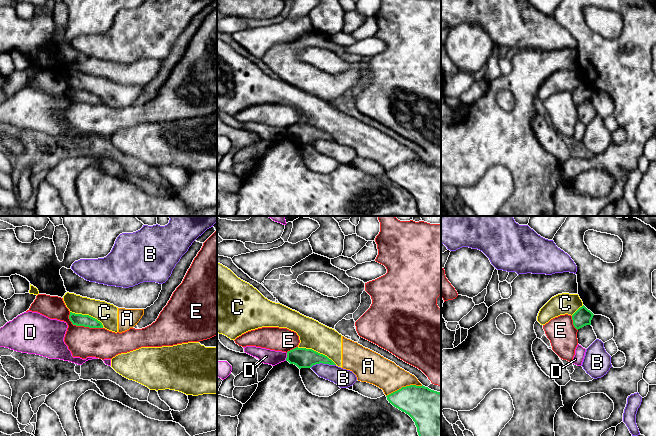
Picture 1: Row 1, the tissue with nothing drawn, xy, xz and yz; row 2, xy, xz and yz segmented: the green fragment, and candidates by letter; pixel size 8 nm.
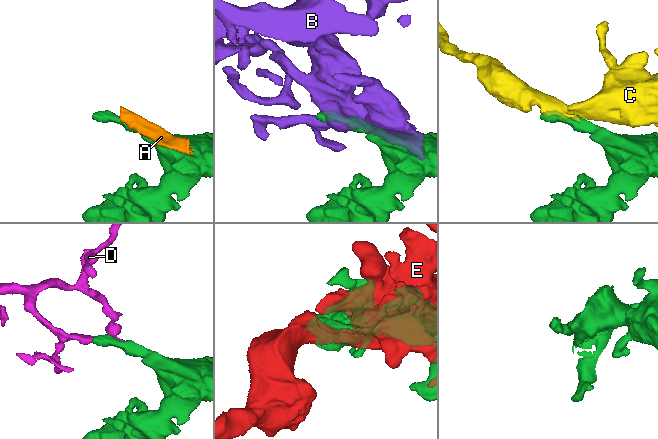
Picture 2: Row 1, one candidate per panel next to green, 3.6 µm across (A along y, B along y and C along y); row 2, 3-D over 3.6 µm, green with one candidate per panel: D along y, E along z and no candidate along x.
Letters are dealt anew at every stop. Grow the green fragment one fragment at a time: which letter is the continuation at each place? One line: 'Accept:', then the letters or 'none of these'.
Accept: none of these

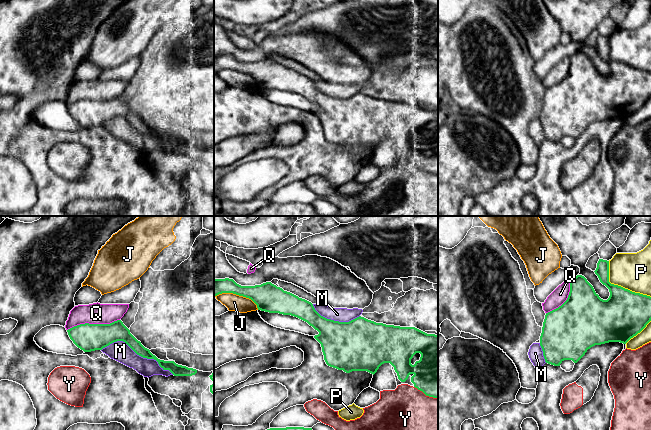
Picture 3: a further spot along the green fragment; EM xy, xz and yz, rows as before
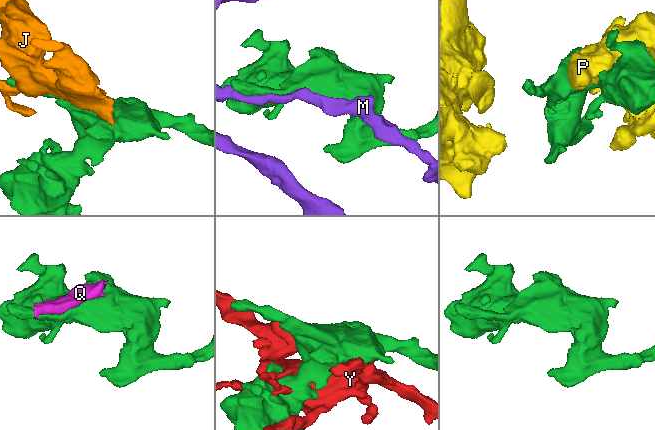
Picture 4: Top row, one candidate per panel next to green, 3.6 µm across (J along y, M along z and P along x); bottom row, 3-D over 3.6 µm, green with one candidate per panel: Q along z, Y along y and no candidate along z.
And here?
Accept: Y

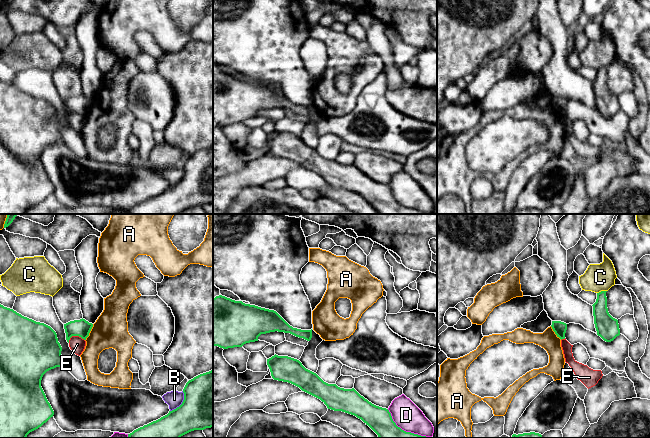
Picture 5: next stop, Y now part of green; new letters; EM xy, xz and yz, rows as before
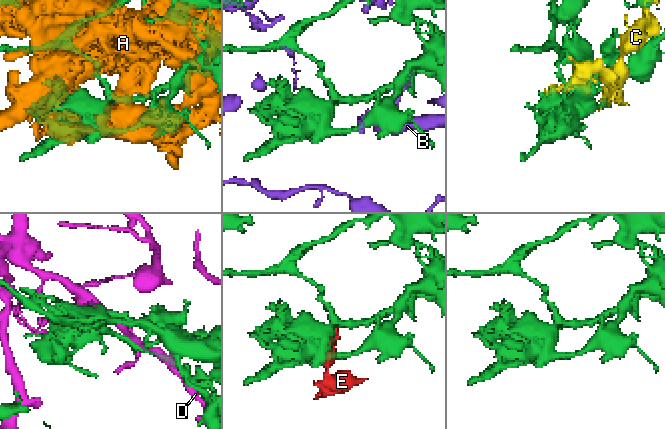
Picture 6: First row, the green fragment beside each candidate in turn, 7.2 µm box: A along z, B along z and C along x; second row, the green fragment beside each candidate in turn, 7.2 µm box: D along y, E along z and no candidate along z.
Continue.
Accept: none of these

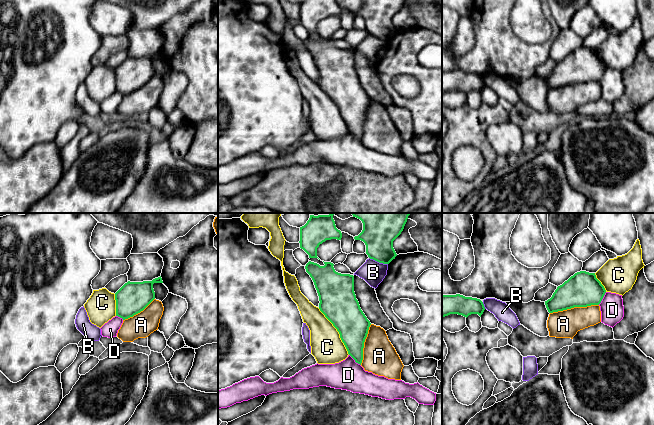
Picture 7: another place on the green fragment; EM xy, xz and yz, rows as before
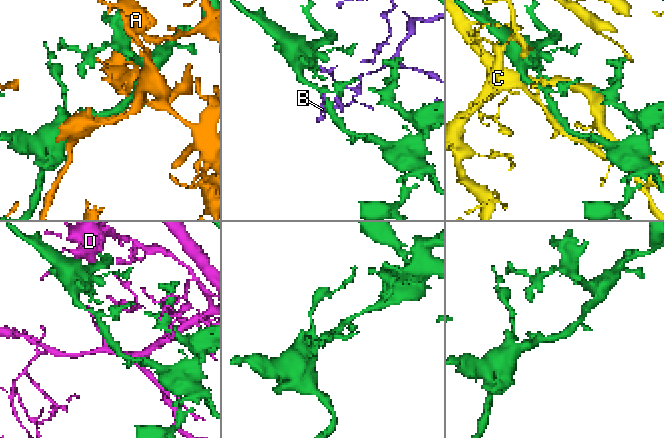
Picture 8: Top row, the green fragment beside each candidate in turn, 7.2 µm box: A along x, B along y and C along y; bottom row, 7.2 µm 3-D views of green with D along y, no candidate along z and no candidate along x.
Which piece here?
Accept: A

